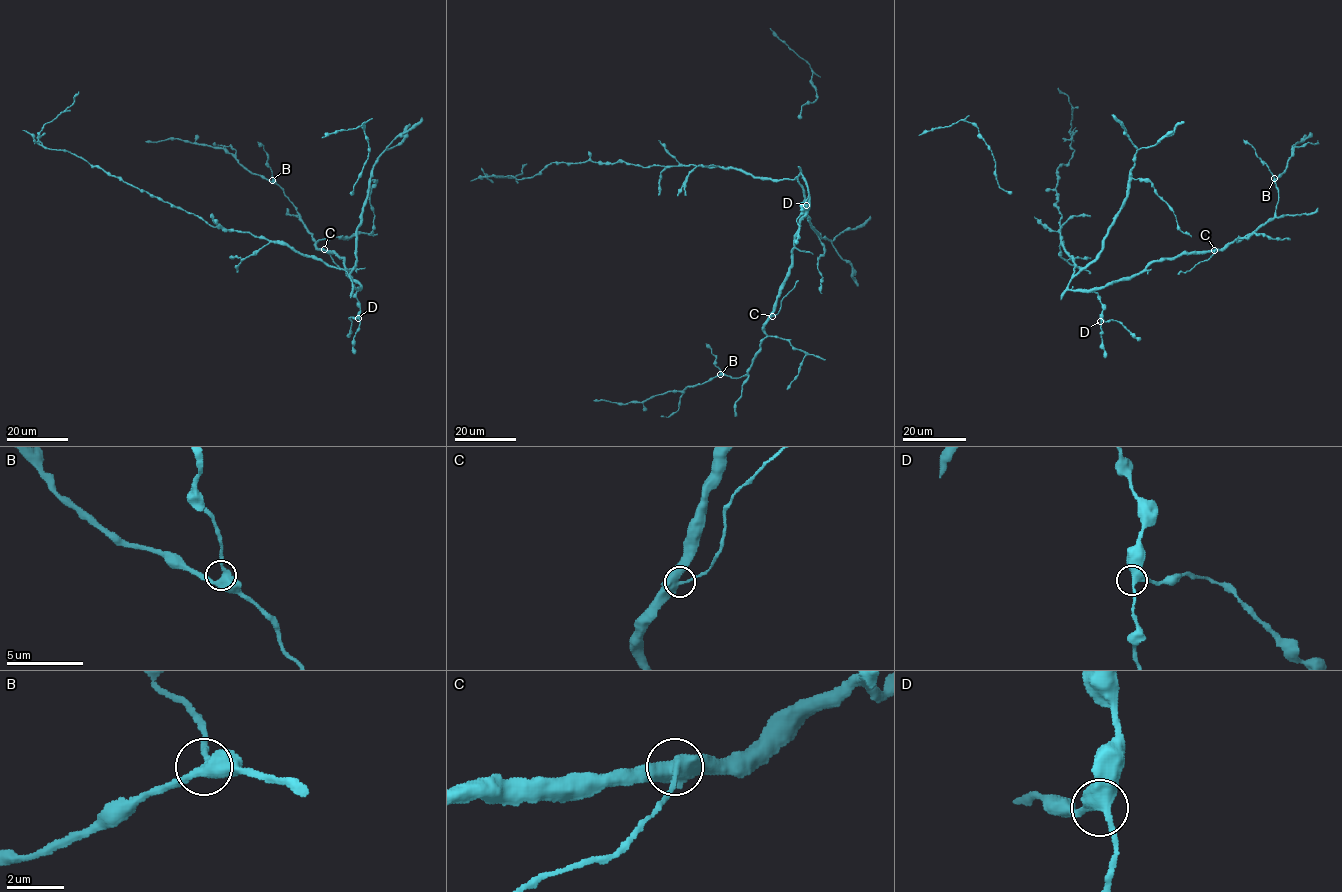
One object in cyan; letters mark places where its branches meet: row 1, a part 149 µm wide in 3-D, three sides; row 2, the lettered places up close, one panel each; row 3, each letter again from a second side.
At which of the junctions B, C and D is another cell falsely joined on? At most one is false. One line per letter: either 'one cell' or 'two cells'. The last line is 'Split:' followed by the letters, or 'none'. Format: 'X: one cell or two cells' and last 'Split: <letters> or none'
B: one cell
C: two cells
D: one cell
Split: C

